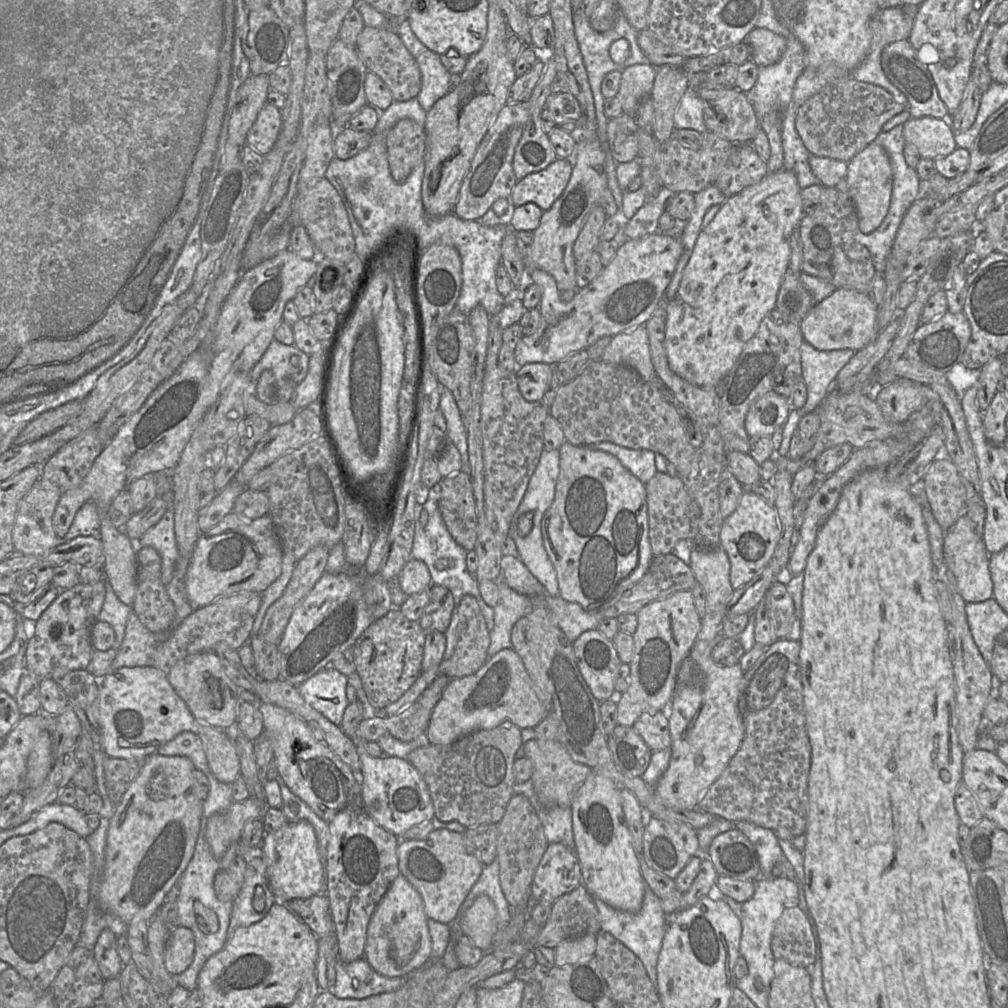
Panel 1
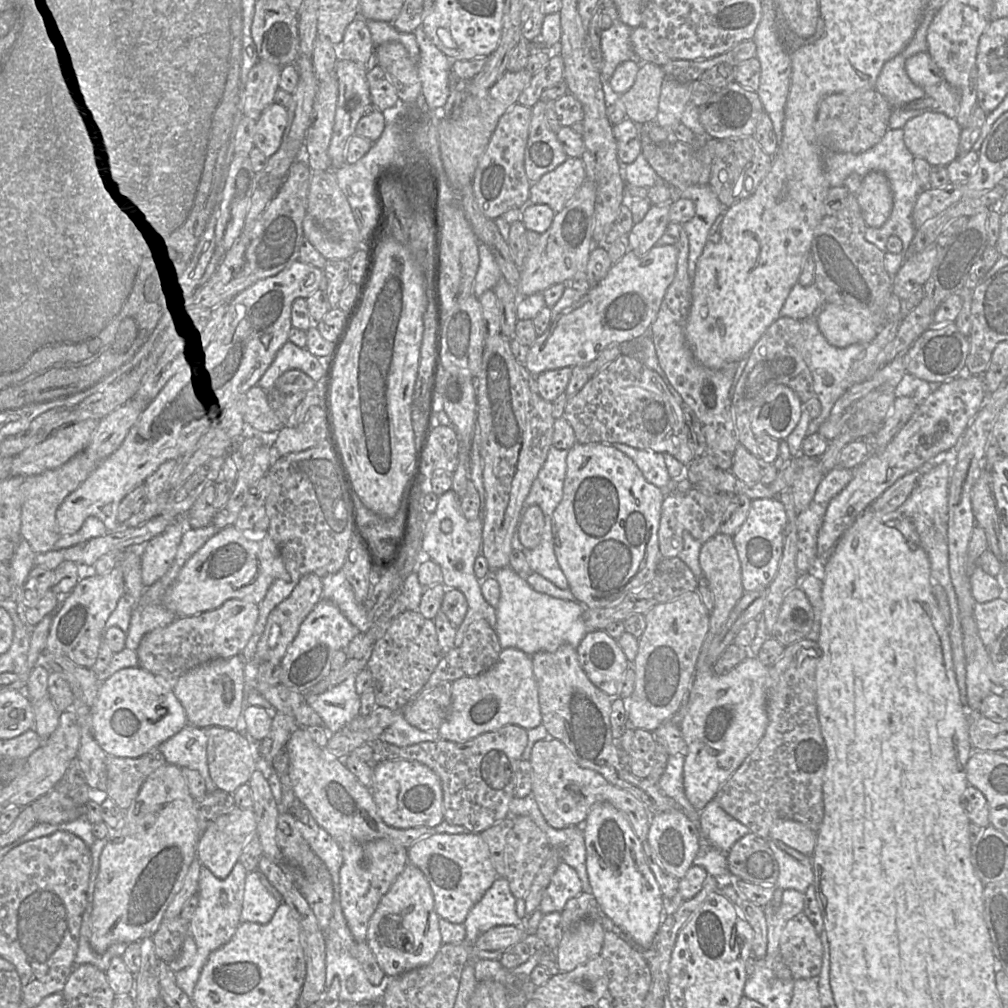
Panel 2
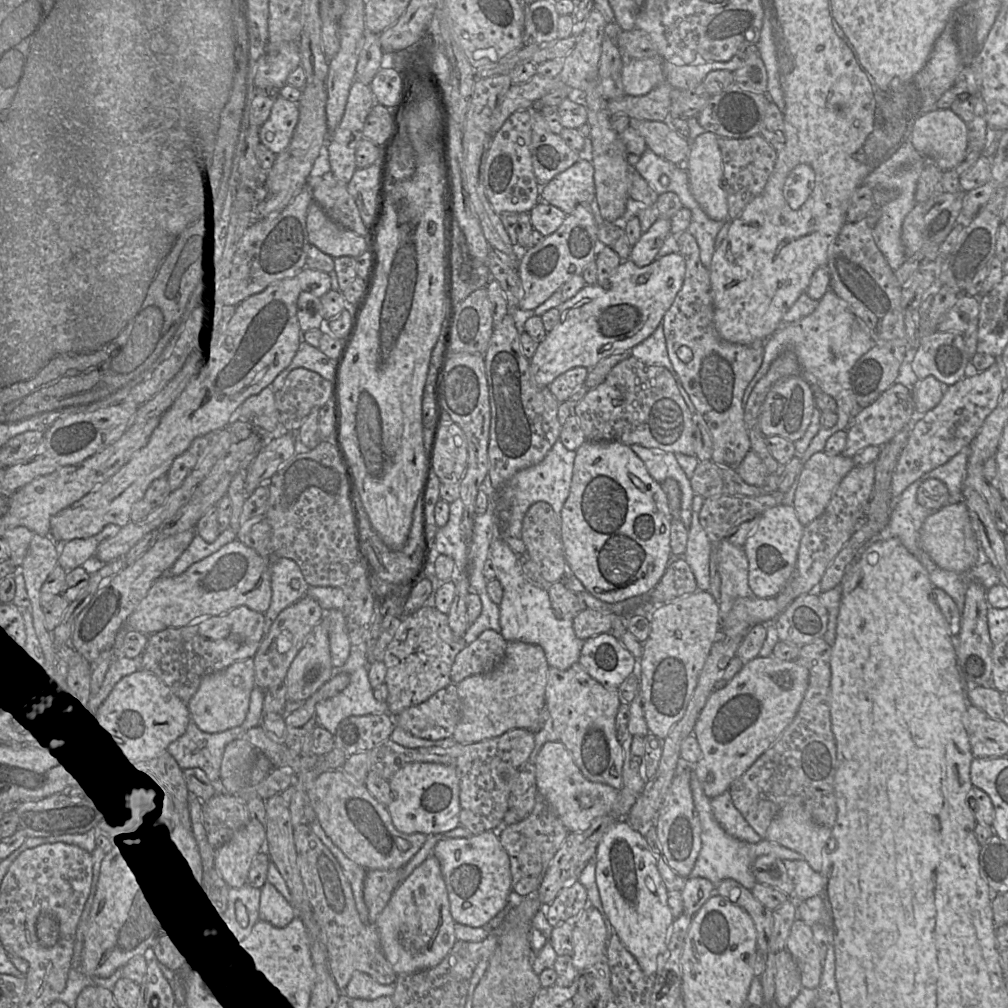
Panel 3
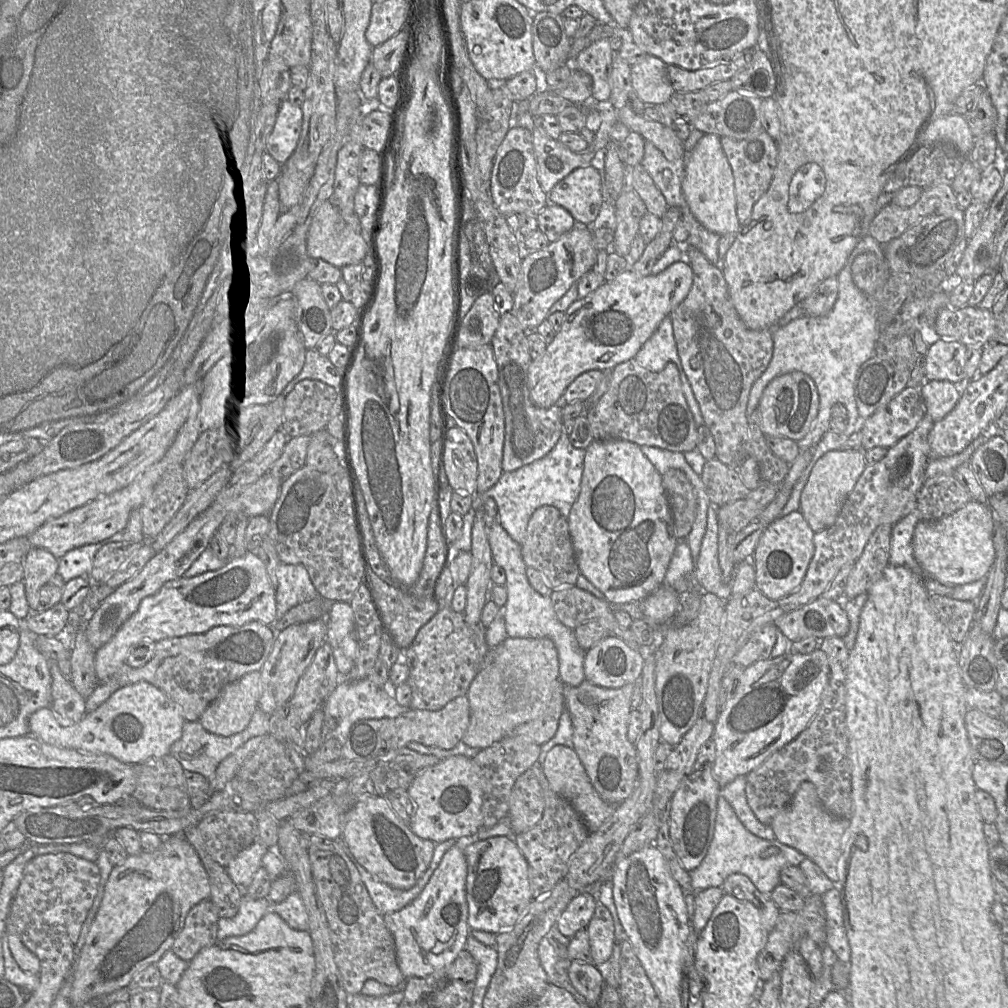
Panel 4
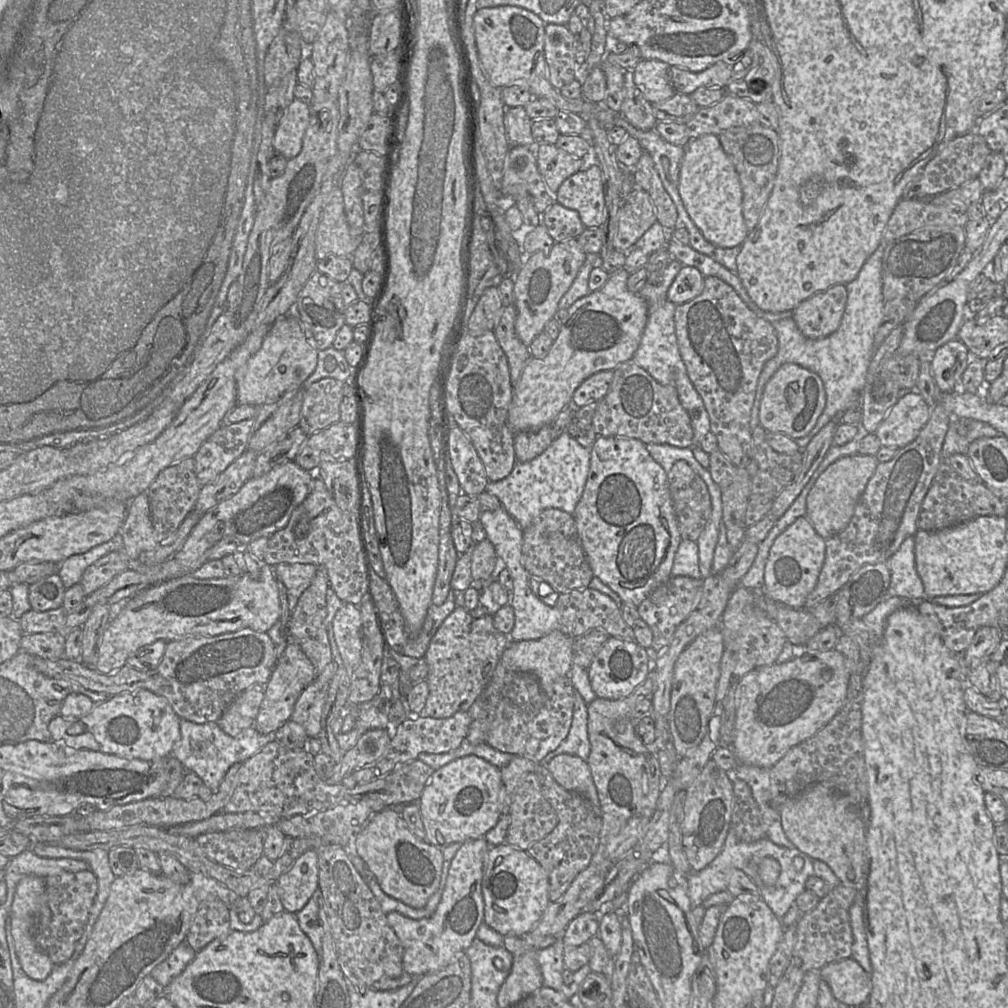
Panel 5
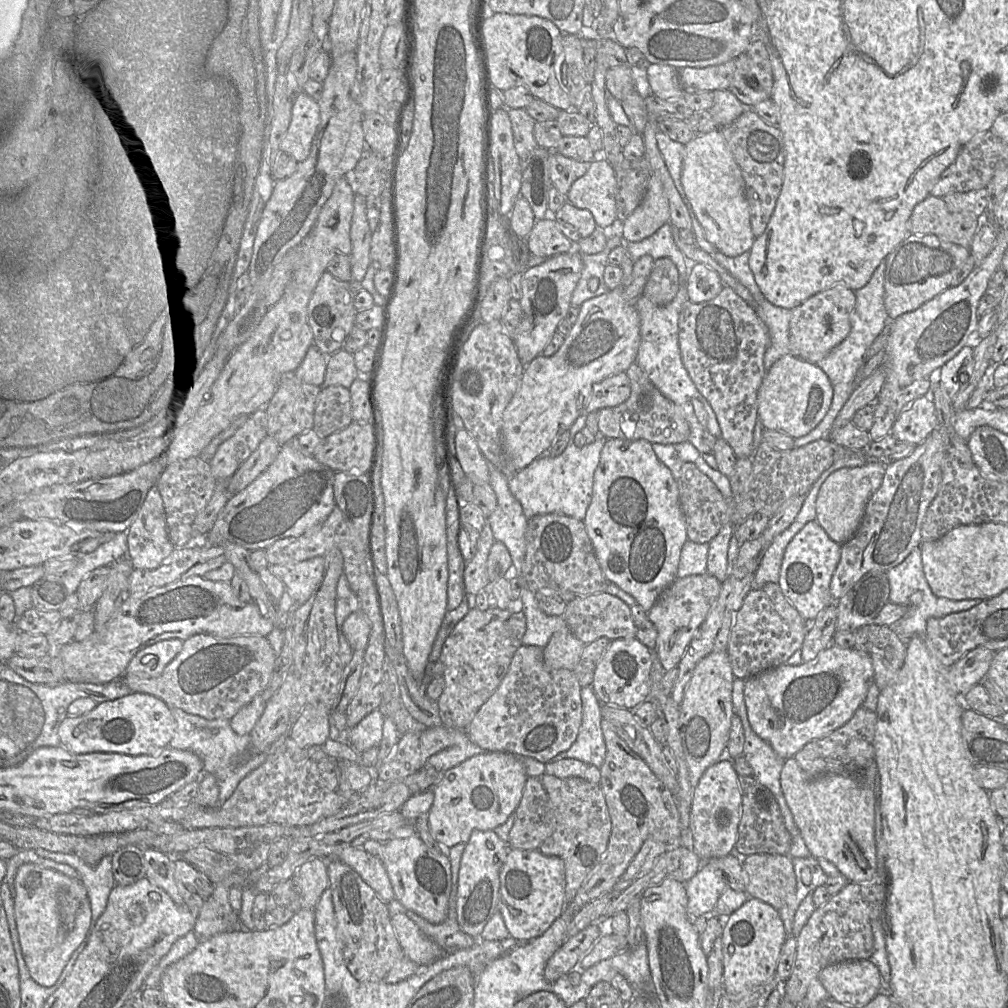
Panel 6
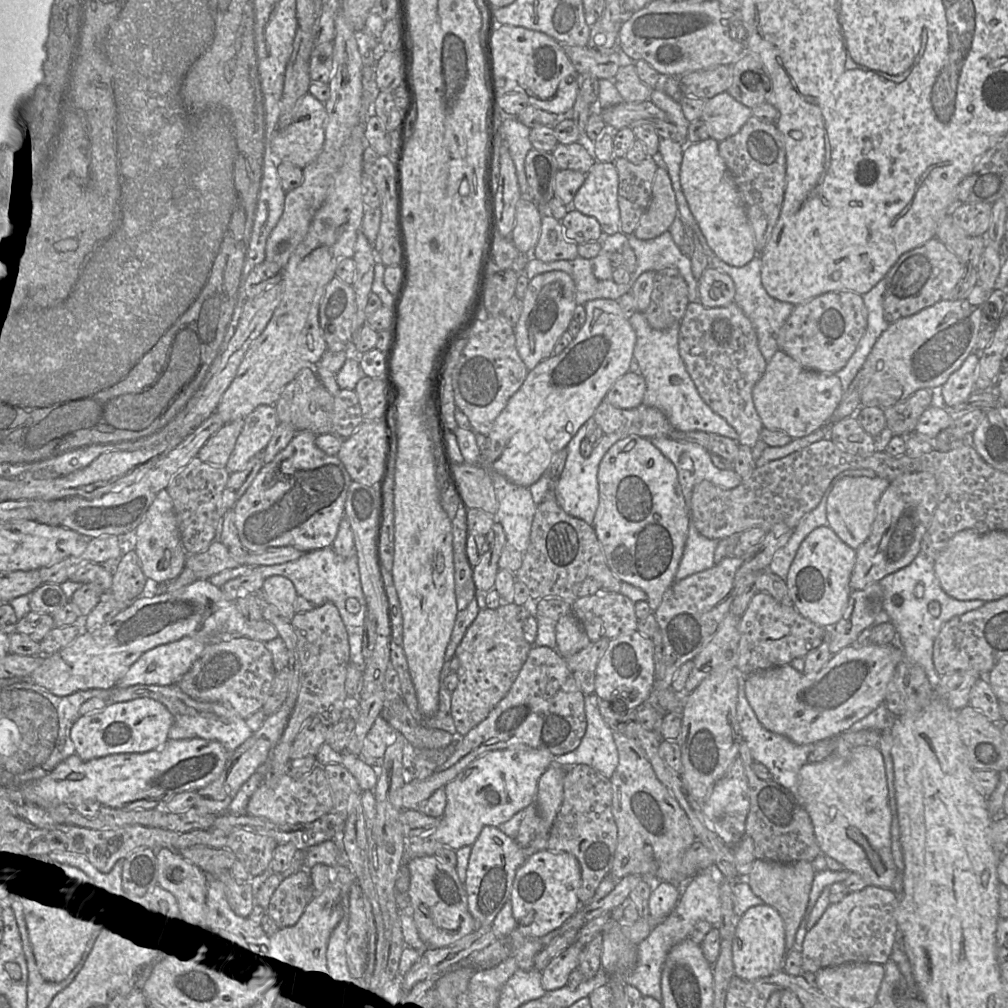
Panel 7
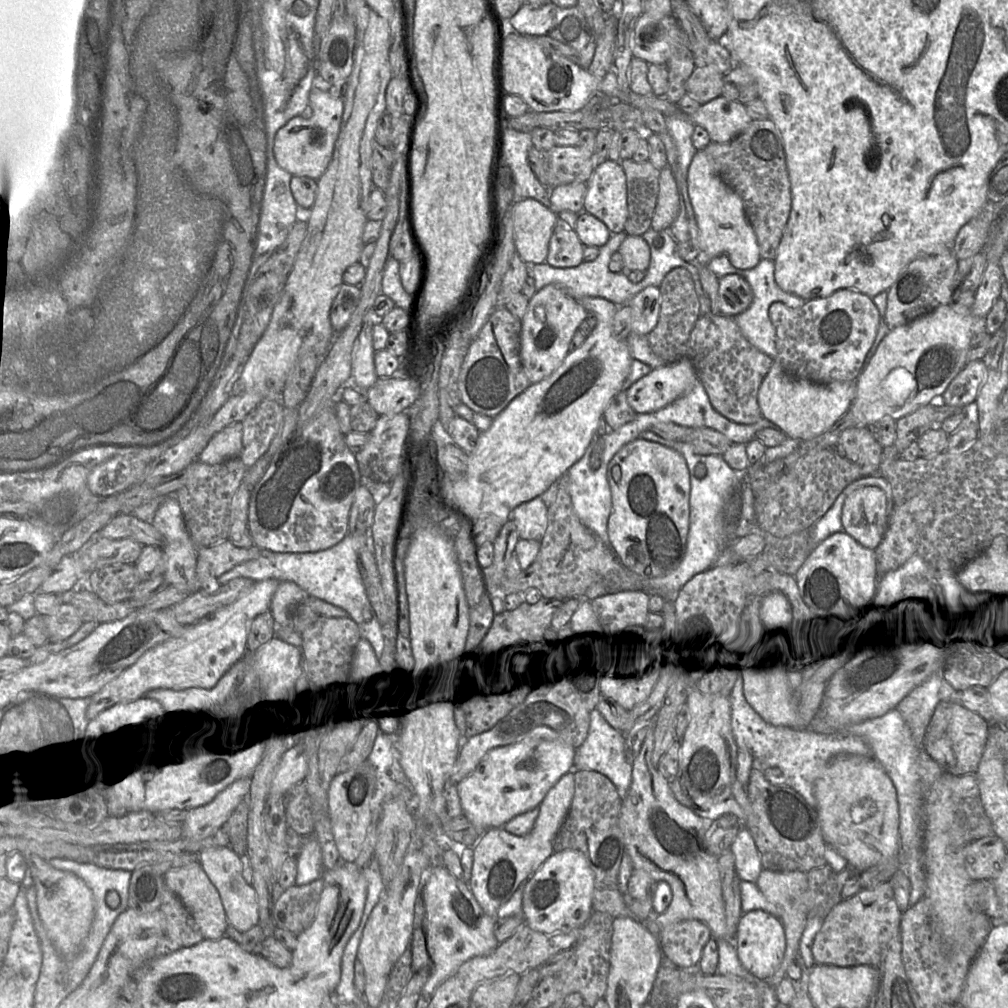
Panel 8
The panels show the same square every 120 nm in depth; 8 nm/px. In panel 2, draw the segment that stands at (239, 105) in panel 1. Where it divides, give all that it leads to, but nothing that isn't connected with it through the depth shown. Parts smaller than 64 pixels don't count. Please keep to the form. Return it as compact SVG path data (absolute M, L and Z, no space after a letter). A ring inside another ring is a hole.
M259 60L247 75L242 99L242 114L258 119L262 111L274 102L281 67Z

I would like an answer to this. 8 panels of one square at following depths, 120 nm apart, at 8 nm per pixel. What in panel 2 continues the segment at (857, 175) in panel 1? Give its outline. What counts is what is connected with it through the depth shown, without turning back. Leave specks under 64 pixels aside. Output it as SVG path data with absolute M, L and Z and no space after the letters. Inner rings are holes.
M878 171L869 172L862 177L855 196L866 226L881 227L893 206L893 193L887 177Z

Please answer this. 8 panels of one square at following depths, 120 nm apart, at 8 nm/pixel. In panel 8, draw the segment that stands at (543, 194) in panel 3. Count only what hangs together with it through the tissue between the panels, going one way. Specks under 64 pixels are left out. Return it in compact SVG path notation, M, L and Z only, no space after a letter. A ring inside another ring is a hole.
M606 159L586 182L584 212L601 220L612 234L624 232L628 218L626 175L619 162Z

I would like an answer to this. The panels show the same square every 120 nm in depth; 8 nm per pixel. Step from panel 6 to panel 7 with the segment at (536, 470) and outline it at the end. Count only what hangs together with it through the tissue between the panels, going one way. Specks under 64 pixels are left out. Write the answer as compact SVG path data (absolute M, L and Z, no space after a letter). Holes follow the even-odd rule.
M591 417L580 427L578 432L570 440L570 442L567 445L567 458L566 458L565 466L563 472L561 473L560 477L557 480L551 480L548 475L544 474L537 482L532 484L528 488L535 504L539 505L541 502L544 501L547 494L553 493L559 506L568 515L582 519L589 525L592 525L593 523L595 513L599 504L599 489L598 489L598 478L597 478L599 464L602 458L604 457L604 455L606 454L606 452L614 443L616 443L621 438L628 436L628 435L622 435L617 433L604 434L601 437L600 441L597 443L597 445L595 445L591 455L589 457L583 457L580 453L580 443L584 438L586 438L588 432L593 431L595 427L597 427L597 423Z

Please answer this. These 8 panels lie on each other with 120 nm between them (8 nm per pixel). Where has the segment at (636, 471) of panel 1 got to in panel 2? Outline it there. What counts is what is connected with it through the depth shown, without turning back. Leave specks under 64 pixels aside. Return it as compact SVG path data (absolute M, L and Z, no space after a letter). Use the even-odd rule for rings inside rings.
M621 443L608 445L611 445L631 458L649 483L657 486L666 494L675 491L676 483L669 475L663 453L637 449Z

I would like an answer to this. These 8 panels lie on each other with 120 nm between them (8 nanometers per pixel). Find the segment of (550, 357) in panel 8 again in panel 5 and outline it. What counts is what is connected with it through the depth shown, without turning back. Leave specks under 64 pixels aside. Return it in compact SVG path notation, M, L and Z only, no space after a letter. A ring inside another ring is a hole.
M576 238L555 243L549 251L540 251L525 257L514 277L514 305L517 309L515 330L527 347L544 331L546 323L553 319L559 301L569 290L587 257Z

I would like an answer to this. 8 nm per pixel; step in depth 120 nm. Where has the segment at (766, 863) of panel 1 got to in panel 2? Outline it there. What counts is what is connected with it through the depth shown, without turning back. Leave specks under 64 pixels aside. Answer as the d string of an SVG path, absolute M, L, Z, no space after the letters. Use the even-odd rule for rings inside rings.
M767 839L779 865L779 876L775 888L793 889L803 894L809 886L814 885L813 866L806 866L781 850L775 841Z

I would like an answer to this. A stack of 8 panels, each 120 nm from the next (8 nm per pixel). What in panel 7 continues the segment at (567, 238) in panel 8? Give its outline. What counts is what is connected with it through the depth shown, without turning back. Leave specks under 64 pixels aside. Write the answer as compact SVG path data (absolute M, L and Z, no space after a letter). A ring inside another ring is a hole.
M542 216L539 239L531 256L542 262L572 260L578 257L577 246L565 237L559 220L553 216Z

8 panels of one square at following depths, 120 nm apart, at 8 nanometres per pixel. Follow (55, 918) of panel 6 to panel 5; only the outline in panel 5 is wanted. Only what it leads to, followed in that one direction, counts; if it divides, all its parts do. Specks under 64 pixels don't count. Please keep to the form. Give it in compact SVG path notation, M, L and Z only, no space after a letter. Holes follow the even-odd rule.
M26 876L22 878L16 886L9 915L11 920L11 934L19 963L25 974L29 978L37 981L46 979L54 968L54 964L49 956L37 946L34 939L37 924L41 922L41 907L44 905L44 898L44 878L38 876Z

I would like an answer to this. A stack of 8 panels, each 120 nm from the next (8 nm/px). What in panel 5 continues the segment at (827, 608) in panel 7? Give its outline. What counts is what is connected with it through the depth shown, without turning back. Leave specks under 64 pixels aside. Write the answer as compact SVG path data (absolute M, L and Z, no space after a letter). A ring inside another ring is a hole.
M807 517L797 518L774 541L765 565L763 594L771 601L782 605L803 609L809 594L817 585L818 577L824 564L826 553L825 539L814 529Z

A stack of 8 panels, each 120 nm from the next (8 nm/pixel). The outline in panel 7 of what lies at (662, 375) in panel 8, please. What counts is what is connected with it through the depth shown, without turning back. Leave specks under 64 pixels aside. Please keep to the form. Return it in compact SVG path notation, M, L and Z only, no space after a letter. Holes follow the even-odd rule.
M628 371L607 392L604 401L621 409L632 409L642 404L646 381L640 373Z

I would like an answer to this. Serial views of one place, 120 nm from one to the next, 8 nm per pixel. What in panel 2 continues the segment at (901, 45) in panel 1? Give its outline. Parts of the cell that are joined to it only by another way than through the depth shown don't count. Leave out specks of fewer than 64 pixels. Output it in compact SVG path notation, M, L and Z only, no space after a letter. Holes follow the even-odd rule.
M927 52L917 53L905 62L909 78L934 100L930 111L955 119L960 110L961 93L949 84L941 69Z

